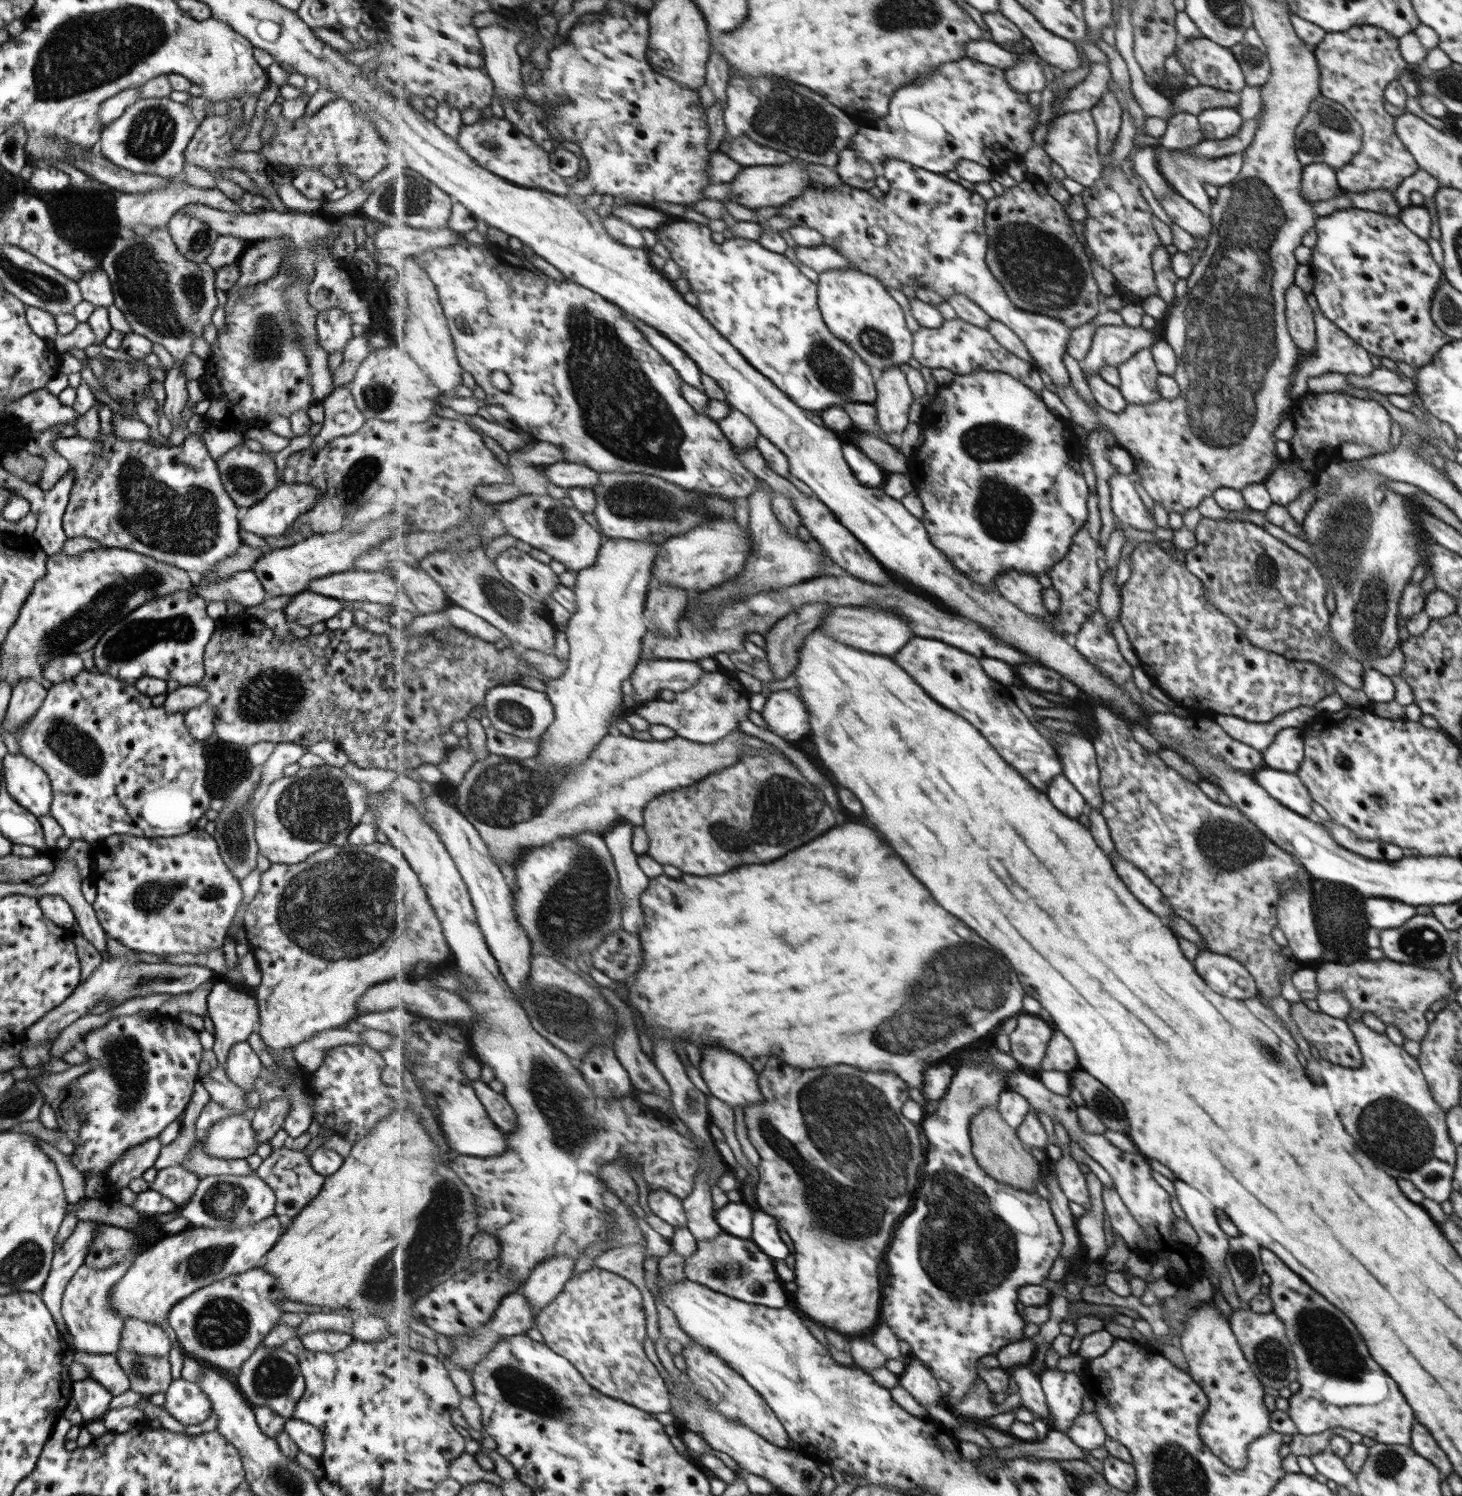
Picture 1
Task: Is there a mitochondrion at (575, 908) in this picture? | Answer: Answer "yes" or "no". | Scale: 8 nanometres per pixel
yes

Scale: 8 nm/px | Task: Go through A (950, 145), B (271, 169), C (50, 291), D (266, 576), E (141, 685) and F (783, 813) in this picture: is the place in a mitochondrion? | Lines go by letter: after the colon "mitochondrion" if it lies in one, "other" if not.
A: other
B: other
C: mitochondrion
D: other
E: other
F: mitochondrion

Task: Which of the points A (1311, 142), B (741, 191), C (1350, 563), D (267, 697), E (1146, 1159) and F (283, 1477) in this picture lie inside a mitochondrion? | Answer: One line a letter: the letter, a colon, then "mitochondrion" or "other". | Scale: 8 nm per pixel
A: mitochondrion
B: other
C: mitochondrion
D: mitochondrion
E: other
F: mitochondrion

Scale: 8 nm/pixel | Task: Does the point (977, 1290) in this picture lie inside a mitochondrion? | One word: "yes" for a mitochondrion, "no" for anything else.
no

